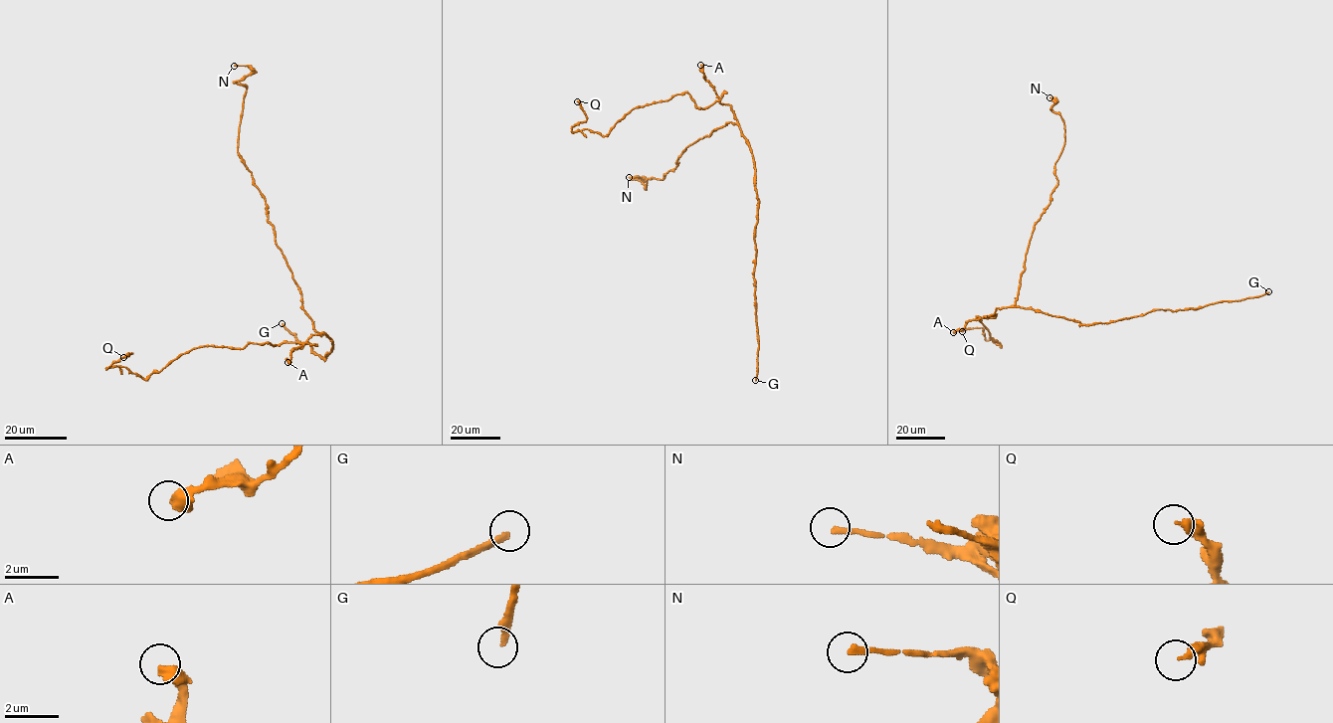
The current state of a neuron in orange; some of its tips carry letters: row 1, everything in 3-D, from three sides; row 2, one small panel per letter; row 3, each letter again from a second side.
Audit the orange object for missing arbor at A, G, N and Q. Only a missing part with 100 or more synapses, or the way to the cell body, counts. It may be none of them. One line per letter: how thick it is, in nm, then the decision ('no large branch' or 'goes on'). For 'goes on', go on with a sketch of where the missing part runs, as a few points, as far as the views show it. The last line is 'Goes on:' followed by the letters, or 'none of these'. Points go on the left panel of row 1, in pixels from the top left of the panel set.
A: calibre 550 nm; no large branch
G: calibre 220 nm; goes on; course (282, 323), (276, 306), (285, 291), (281, 257), (255, 209), (291, 198), (307, 179), (307, 151), (339, 134)
N: calibre 200 nm; no large branch
Q: calibre 320 nm; no large branch
Goes on: G

